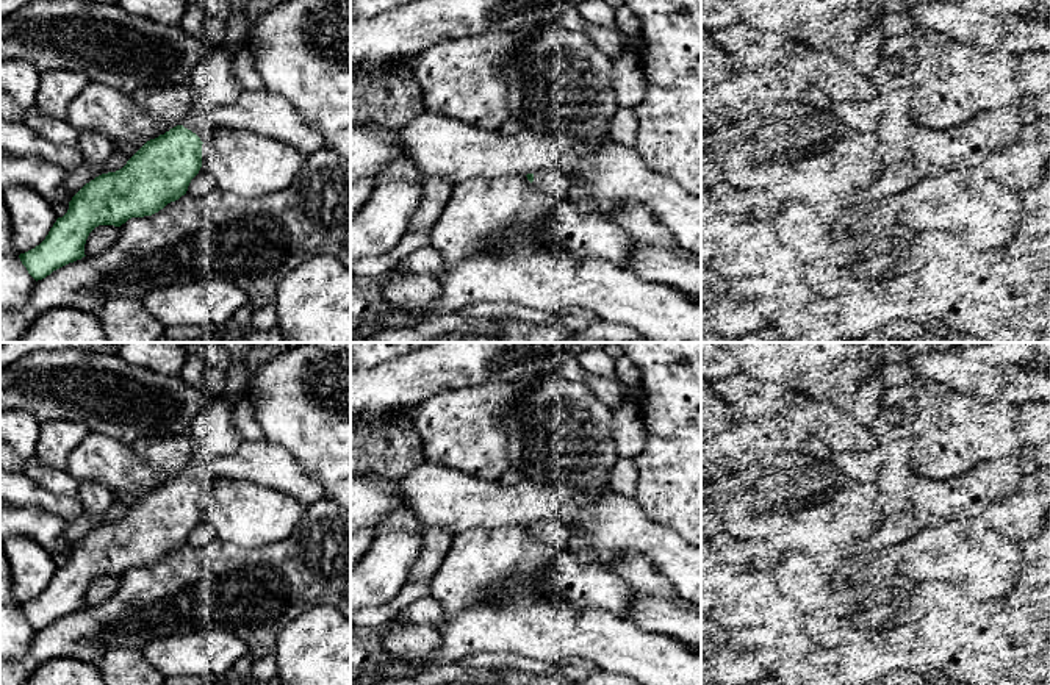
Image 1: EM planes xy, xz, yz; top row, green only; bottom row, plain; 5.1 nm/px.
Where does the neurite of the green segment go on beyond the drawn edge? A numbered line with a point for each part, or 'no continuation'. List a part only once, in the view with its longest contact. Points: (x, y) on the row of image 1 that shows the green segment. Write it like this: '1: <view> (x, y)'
1: xy (213, 82)

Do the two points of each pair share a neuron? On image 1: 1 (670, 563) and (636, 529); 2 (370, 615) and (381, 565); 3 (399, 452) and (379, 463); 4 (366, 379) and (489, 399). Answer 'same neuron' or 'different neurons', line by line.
1: same neuron
2: different neurons
3: same neuron
4: different neurons

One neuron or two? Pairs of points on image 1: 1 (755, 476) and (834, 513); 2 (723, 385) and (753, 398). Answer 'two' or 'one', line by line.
1: one
2: one

